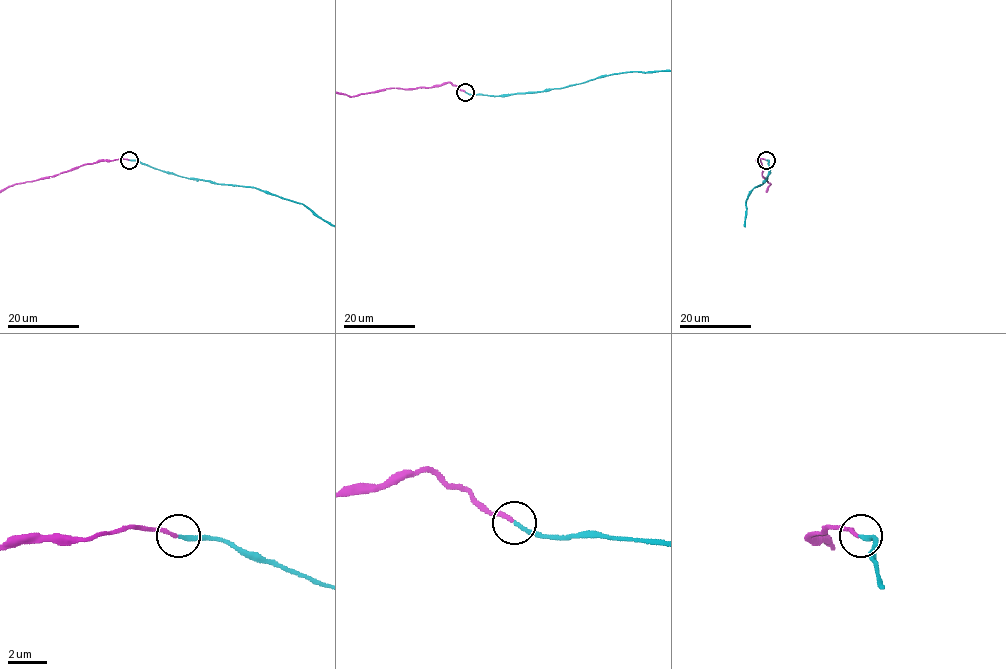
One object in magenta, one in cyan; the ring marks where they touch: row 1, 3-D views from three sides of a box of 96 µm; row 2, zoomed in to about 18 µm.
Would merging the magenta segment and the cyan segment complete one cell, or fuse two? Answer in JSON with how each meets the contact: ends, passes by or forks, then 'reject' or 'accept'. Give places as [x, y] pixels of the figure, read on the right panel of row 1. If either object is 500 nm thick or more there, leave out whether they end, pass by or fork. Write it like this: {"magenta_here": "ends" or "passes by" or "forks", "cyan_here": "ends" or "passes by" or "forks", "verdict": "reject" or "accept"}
{"magenta_here": "ends", "cyan_here": "ends", "verdict": "accept"}

